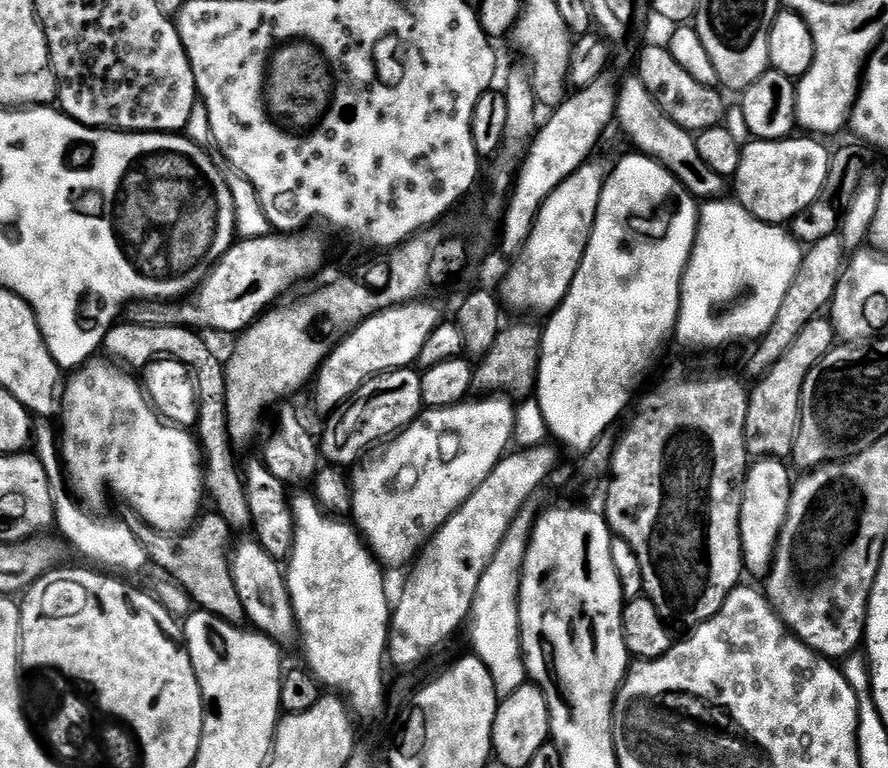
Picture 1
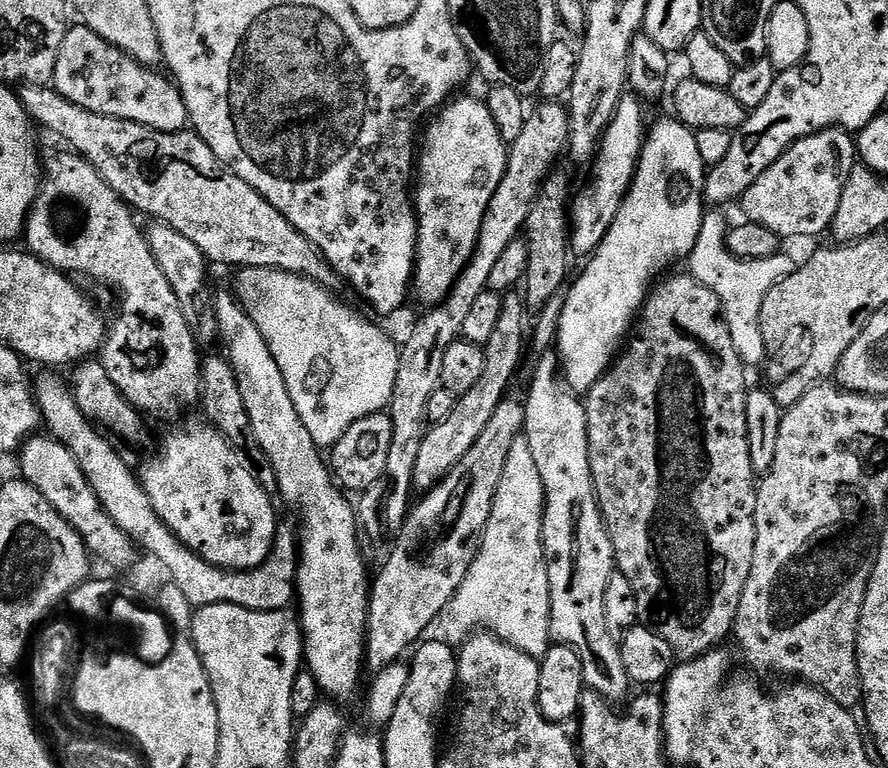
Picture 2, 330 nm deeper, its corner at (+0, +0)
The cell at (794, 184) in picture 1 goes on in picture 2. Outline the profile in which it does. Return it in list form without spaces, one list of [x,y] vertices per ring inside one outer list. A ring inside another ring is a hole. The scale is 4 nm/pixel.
[[[823,128],[821,132],[815,132],[812,136],[802,138],[797,144],[791,144],[783,154],[778,158],[778,162],[774,162],[763,172],[754,182],[754,186],[750,186],[750,190],[746,190],[746,194],[741,196],[738,201],[738,207],[744,211],[743,219],[750,224],[761,224],[770,230],[774,230],[782,238],[788,236],[816,236],[819,232],[827,233],[832,226],[832,219],[838,214],[838,202],[842,202],[842,190],[846,186],[846,180],[850,178],[850,174],[858,167],[858,153],[856,151],[856,141],[851,131],[842,128]]]

